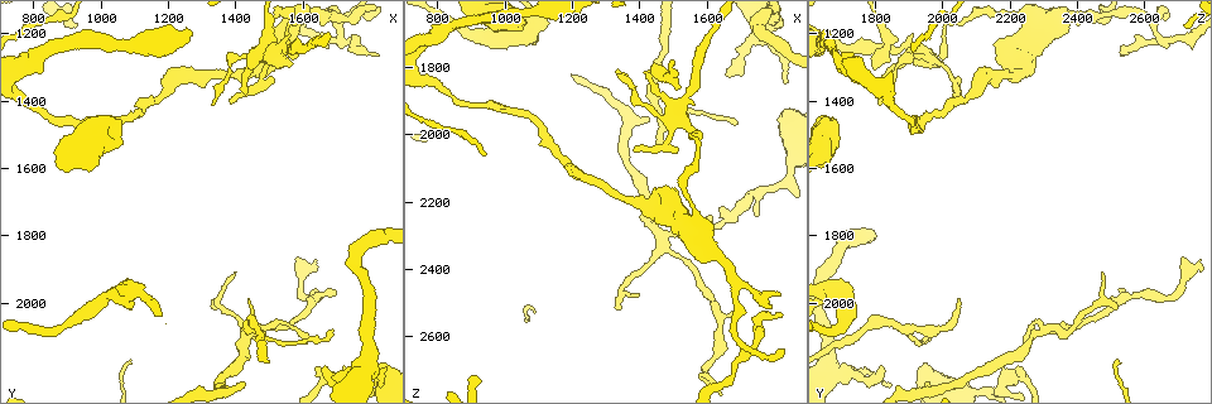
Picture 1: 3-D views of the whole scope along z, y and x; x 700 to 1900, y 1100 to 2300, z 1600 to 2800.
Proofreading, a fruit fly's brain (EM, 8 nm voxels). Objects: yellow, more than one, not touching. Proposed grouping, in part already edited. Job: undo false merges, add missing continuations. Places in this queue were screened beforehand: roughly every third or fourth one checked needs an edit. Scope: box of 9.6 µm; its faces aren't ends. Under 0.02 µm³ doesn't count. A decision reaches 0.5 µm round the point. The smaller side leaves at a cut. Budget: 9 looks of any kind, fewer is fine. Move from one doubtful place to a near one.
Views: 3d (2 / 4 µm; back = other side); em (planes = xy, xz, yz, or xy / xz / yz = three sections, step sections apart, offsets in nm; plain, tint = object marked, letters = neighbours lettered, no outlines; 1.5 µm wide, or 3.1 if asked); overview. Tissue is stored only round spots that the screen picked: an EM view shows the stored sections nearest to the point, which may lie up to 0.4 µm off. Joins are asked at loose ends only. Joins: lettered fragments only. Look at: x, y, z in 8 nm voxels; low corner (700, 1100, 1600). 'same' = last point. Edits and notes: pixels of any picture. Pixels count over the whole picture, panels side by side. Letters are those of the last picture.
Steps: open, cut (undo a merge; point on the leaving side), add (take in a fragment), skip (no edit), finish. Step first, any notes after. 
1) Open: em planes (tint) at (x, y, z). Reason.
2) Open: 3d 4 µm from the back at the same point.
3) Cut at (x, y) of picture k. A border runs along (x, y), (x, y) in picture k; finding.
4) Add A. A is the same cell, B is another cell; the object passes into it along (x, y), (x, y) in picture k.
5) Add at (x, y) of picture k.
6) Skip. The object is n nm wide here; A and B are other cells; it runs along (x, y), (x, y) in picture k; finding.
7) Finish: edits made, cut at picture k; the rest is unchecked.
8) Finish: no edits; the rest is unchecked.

Open: em planes (letters) at (1320, 2010, 2510). Branch stops here.

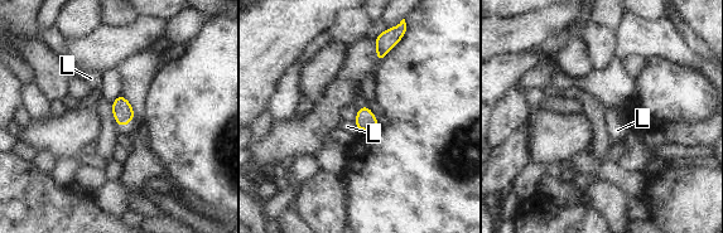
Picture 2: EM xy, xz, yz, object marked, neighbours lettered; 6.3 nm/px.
Skip. L is another cell; a border runs along (352, 121), (360, 131) in picture 2; no lettered fragment goes on from it.

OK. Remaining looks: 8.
Open: 3d 2 µm from the back at (1700, 1980, 2540).

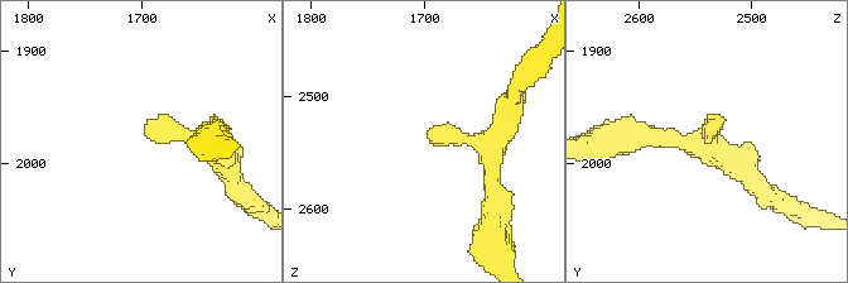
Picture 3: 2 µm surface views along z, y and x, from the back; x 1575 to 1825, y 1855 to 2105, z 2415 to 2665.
Open: em yz step 4 (letters) at (1700, 1972, 2534). The arms are 190, 200 nm wide.

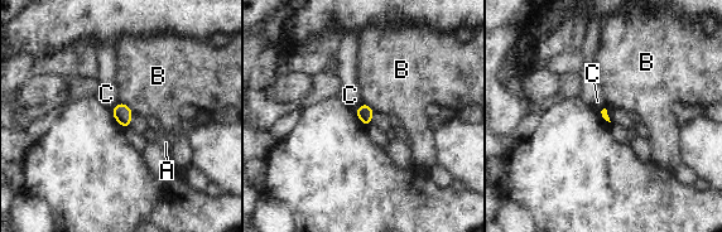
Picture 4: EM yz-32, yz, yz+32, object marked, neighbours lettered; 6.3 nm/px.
Skip. The longest contact is with B, 120 nm; A, B and C are other cells; a border runs along (120, 102), (111, 110) in picture 4; no lettered fragment goes on from it.

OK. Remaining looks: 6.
Open: 3d 2 µm at (1720, 1210, 2640). Three arms meet.

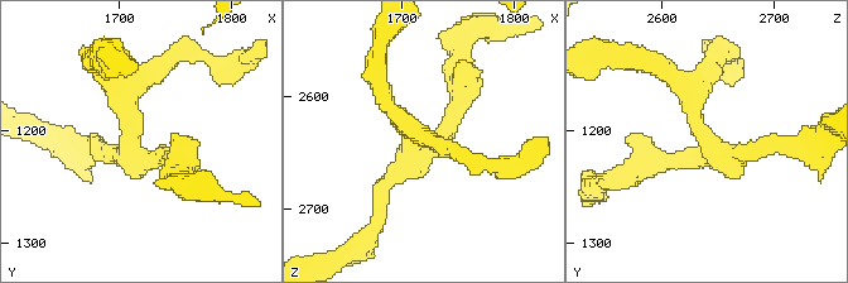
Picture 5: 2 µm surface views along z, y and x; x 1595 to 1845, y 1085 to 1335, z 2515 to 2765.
Open: em planes (letters) at (1710, 1204, 2634). Shape alone is not enough.

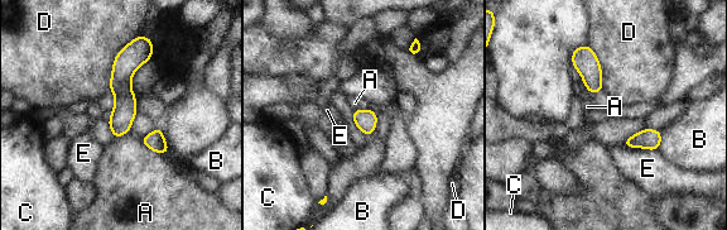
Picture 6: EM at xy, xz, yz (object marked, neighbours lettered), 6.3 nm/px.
Skip. A, B, C, D and E are other cells; a border runs along (140, 138), (145, 145), (163, 154) in picture 6; continuous, no second cell.

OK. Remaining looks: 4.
Open: em xz step 8 (plain) at (1660, 2190, 1810). Free end.

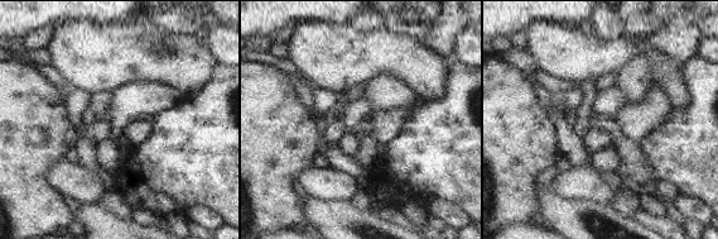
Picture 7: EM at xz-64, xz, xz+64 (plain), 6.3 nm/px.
Open: em xz step 8 (letters) at the same point. What lies round it.

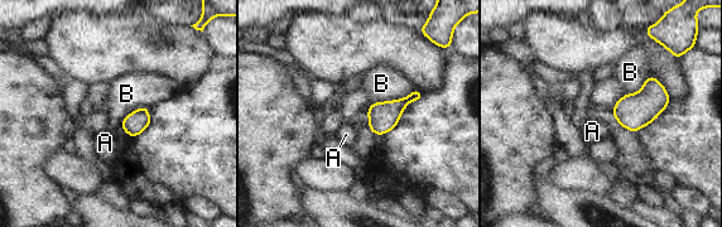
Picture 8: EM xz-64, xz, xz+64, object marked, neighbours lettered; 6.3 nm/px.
Skip. A and B are other cells; a border runs along (415, 88), (366, 111) in picture 8; none of them fits.

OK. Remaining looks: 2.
Finish: no edits; the rest is unchecked.

